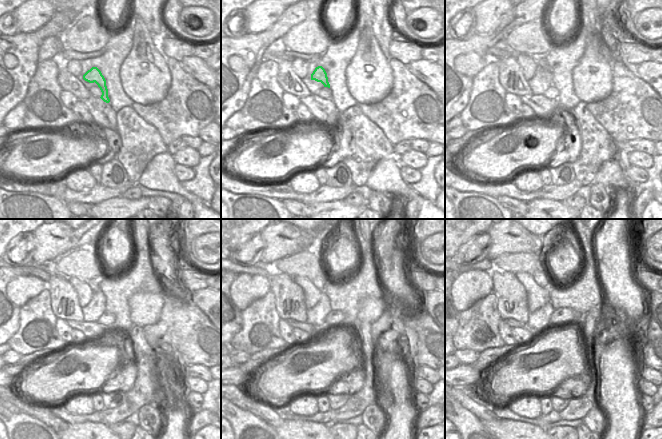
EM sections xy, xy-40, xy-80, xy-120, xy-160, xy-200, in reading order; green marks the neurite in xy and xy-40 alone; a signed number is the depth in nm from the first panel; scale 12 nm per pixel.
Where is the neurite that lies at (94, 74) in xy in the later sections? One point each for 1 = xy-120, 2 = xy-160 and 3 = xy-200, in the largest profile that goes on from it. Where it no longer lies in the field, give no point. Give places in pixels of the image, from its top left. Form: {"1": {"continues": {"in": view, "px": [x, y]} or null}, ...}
{"1": {"continues": {"in": "xy-120", "px": [94, 284]}}, "2": {"continues": {"in": "xy-160", "px": [319, 281]}}, "3": {"continues": {"in": "xy-200", "px": [541, 279]}}}

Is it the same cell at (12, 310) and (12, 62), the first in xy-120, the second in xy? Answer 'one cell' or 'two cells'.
two cells

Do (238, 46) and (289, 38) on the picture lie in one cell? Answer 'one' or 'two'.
two

